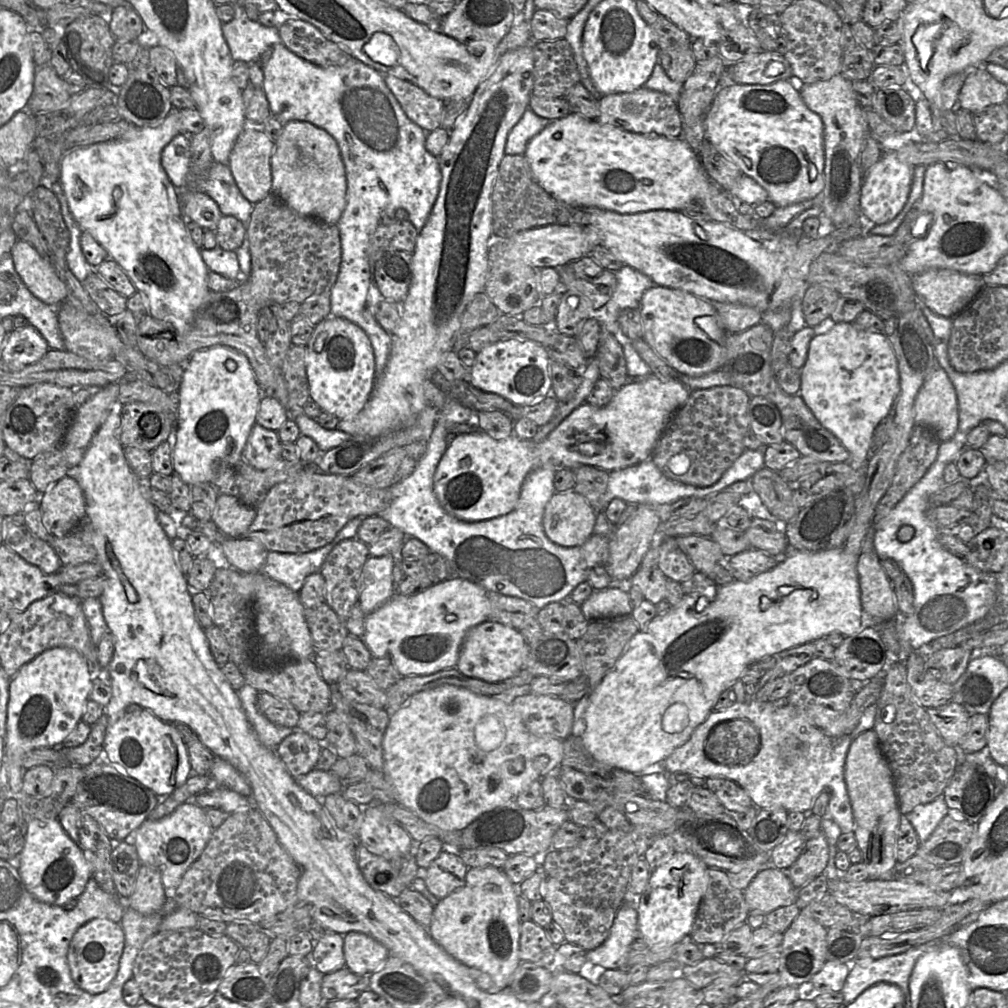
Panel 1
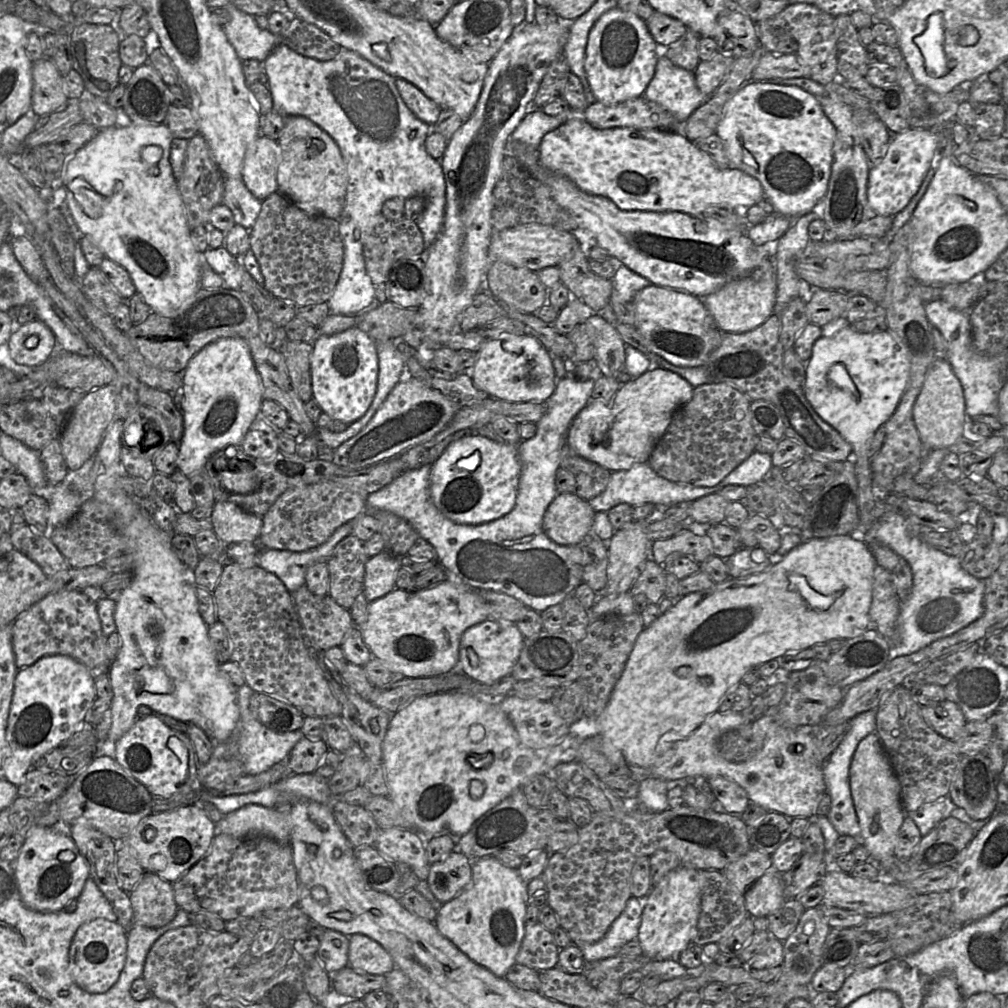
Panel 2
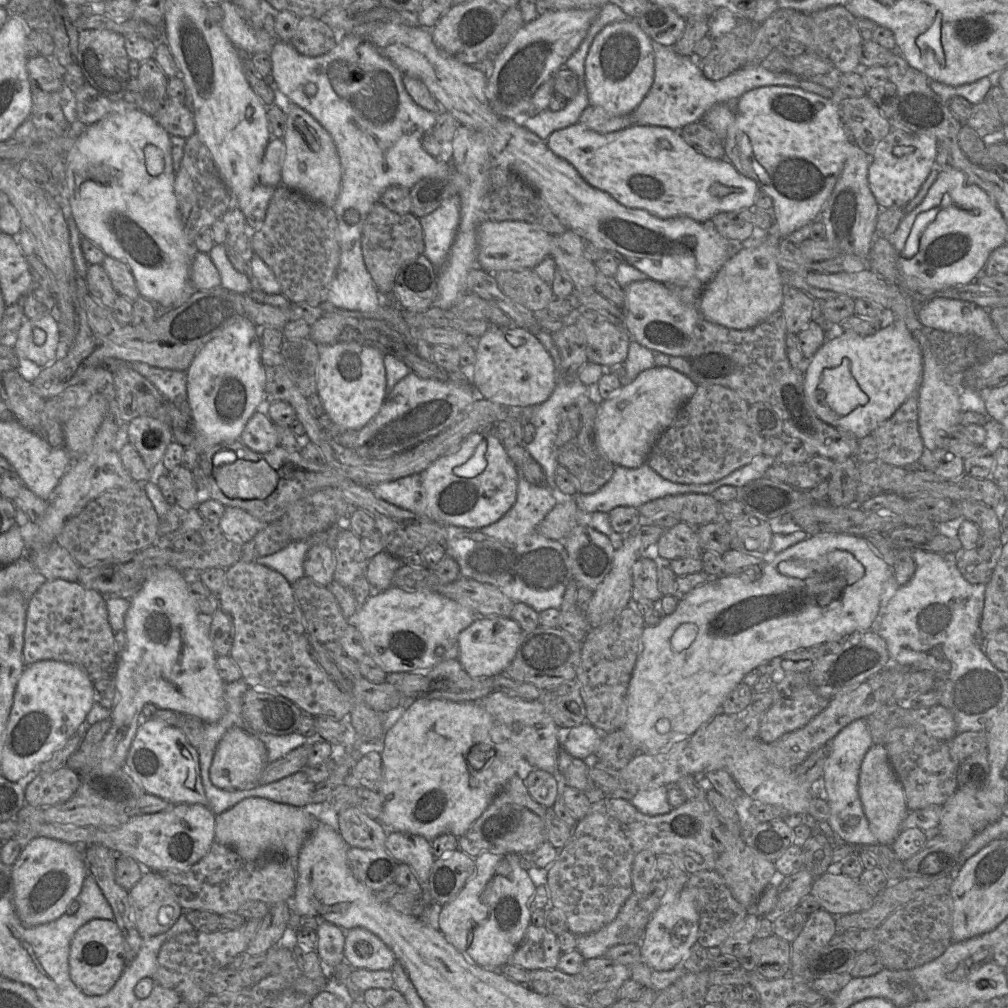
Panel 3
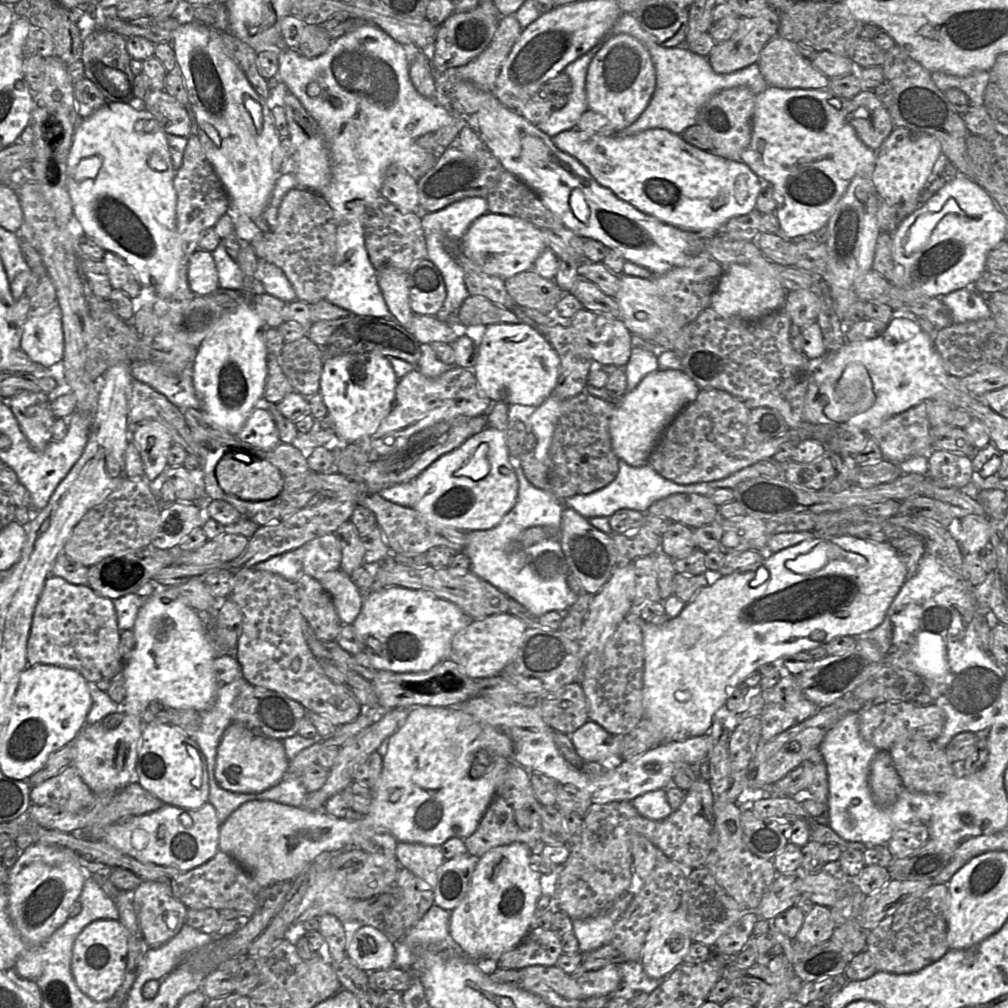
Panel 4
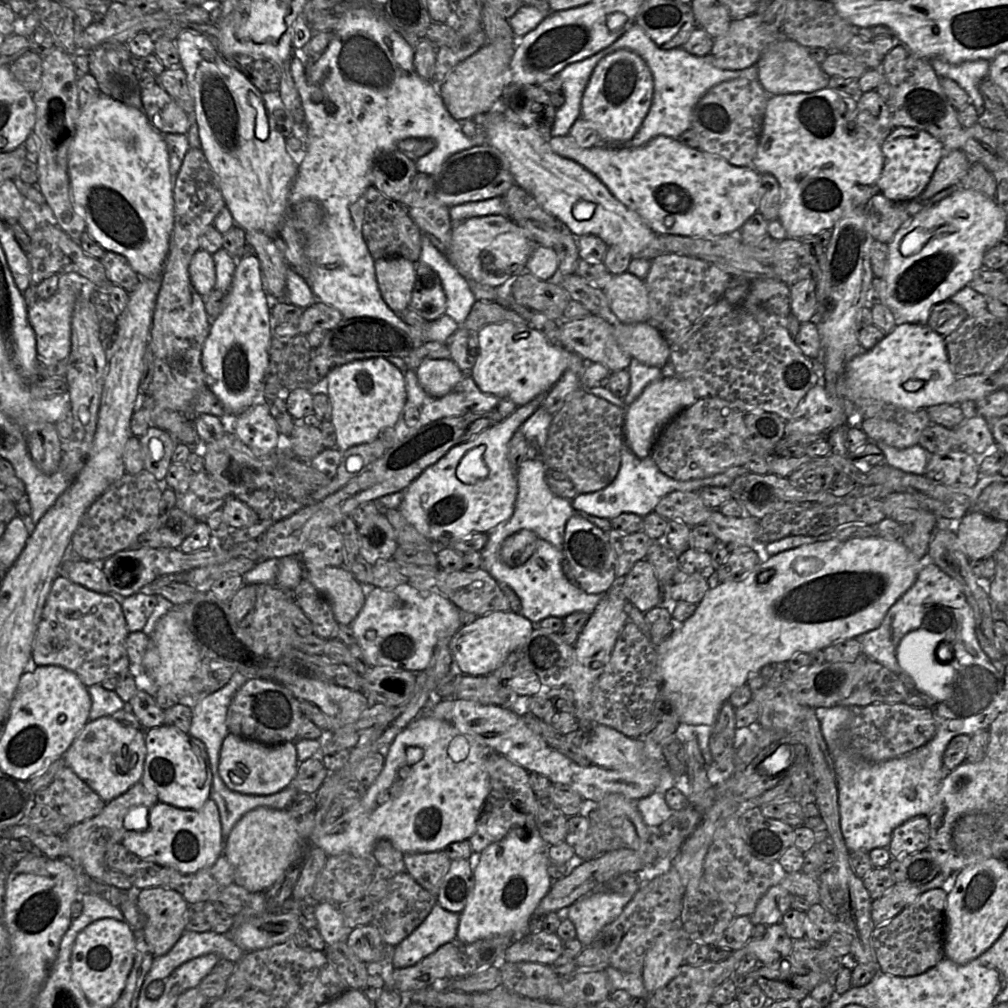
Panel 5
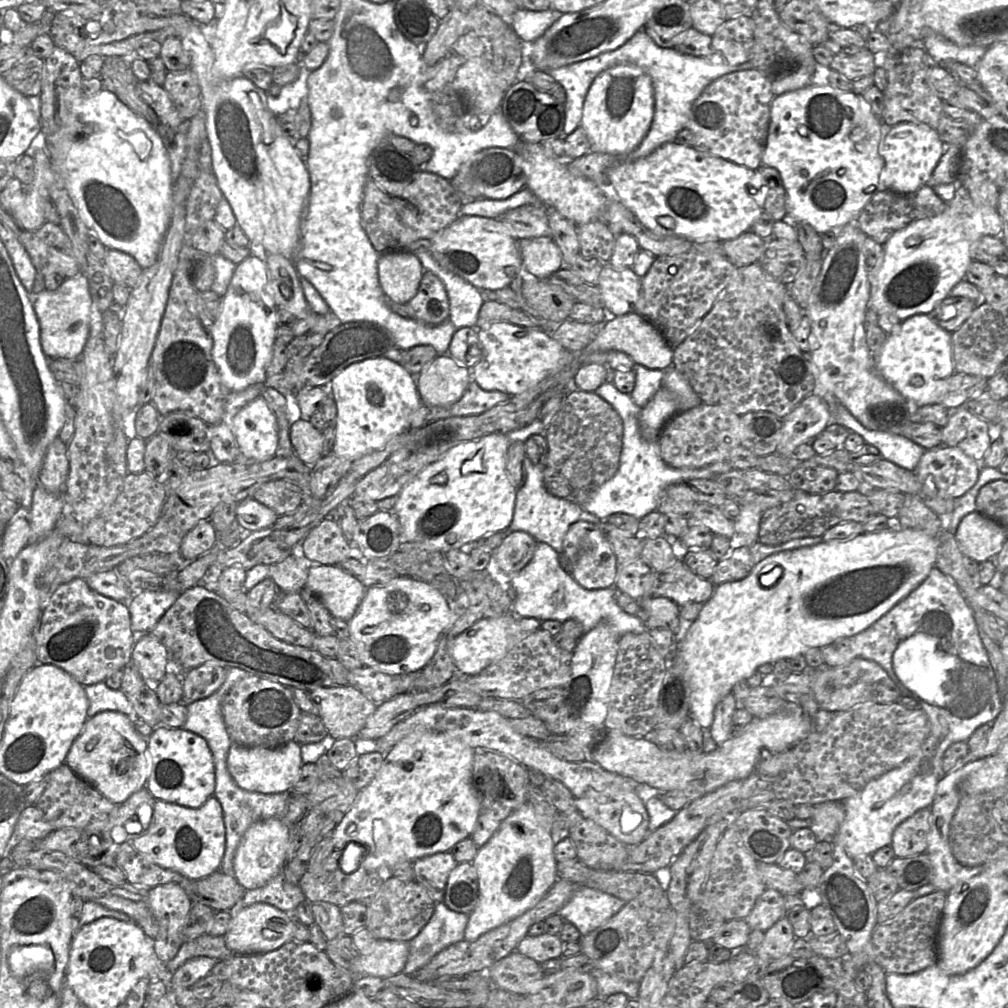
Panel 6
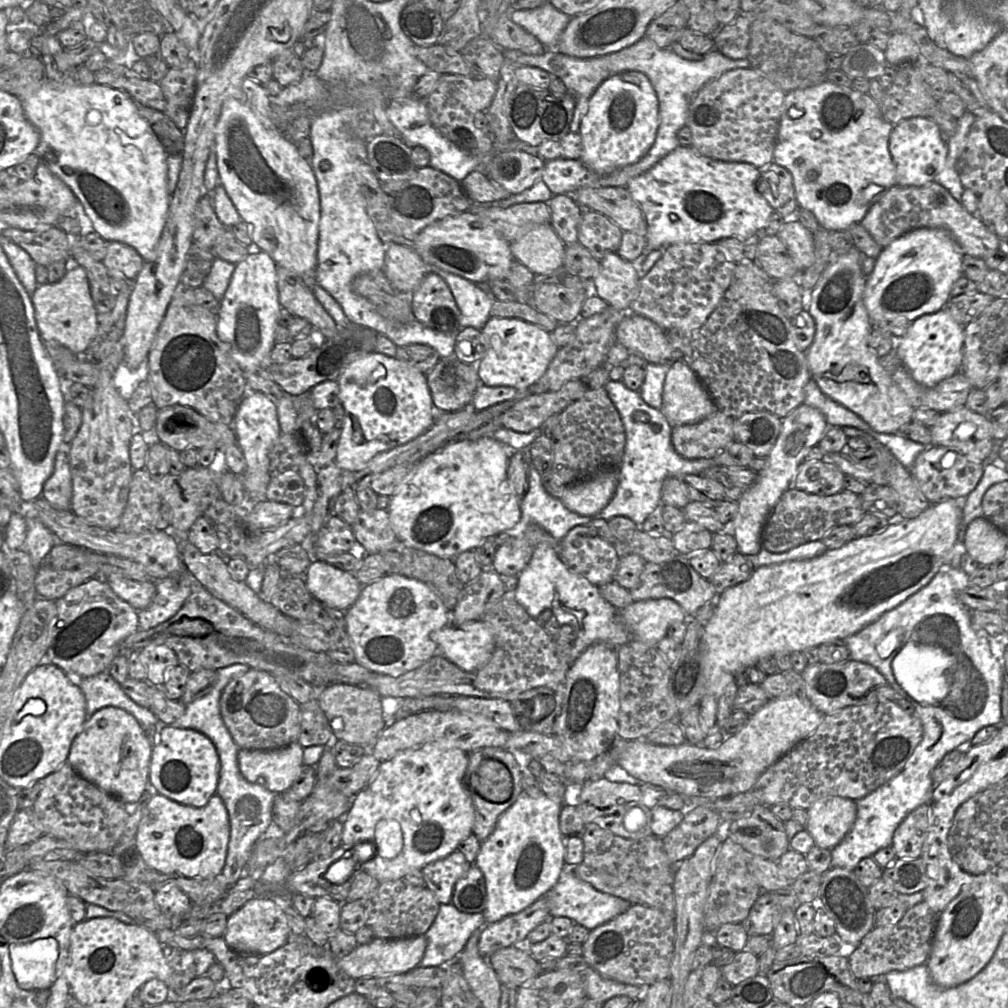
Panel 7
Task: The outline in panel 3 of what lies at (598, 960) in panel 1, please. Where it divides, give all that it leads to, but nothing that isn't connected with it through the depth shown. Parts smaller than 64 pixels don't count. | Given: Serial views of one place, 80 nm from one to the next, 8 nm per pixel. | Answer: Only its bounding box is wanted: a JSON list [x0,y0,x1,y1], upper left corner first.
[574,893,639,960]

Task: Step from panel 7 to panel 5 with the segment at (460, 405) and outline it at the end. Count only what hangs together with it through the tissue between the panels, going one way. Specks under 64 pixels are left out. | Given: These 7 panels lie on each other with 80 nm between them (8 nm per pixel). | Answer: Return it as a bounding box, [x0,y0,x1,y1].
[415,358,465,398]

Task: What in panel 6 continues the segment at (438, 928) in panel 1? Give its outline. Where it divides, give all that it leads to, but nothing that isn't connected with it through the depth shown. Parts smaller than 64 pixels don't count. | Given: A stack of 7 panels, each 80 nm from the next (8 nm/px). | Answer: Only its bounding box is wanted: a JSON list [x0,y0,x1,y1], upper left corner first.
[464,803,558,941]

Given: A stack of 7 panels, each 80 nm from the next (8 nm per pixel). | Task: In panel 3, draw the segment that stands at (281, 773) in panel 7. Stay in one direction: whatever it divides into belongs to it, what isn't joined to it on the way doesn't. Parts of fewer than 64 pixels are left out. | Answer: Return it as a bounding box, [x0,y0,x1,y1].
[210,726,267,790]

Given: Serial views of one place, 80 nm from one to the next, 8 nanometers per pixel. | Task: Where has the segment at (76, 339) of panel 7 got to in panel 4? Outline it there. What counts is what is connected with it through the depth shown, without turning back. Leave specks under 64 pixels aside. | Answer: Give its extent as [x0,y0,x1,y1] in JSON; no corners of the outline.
[20,304,63,367]

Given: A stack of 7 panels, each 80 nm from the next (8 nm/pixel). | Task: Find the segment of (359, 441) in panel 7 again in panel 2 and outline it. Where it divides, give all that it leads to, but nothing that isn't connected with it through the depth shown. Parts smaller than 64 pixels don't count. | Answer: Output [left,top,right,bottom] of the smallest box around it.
[310,328,379,424]

